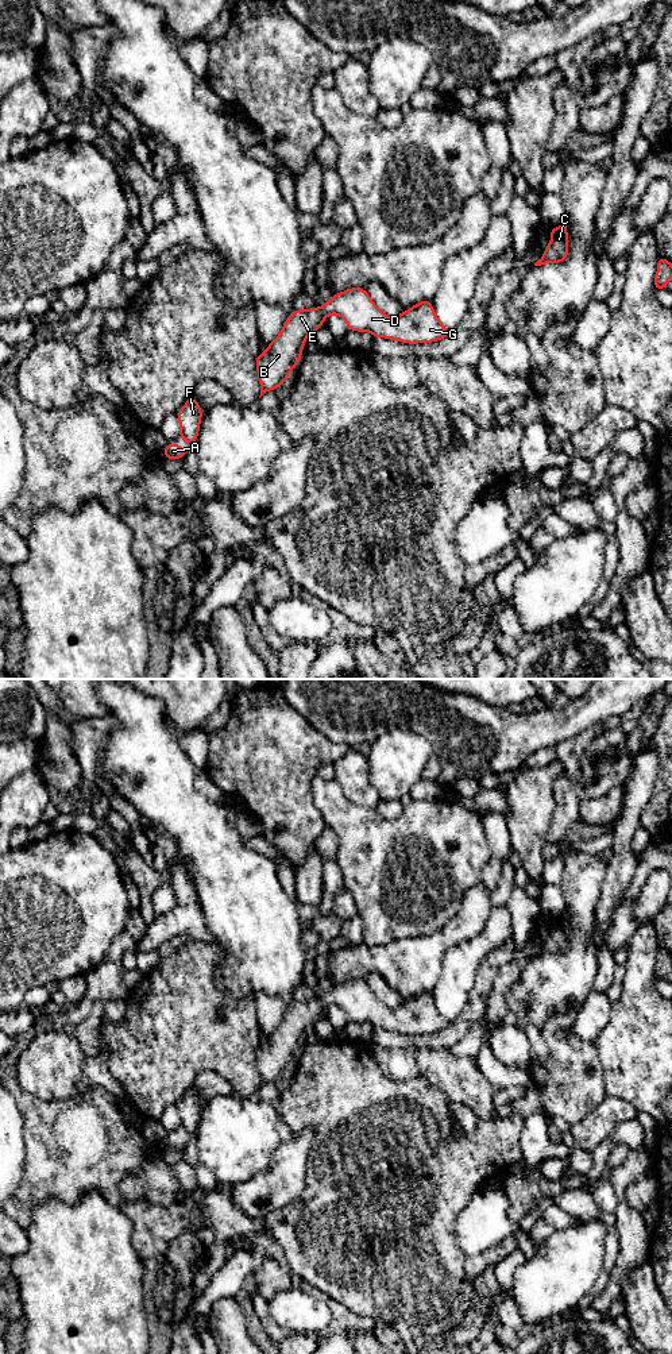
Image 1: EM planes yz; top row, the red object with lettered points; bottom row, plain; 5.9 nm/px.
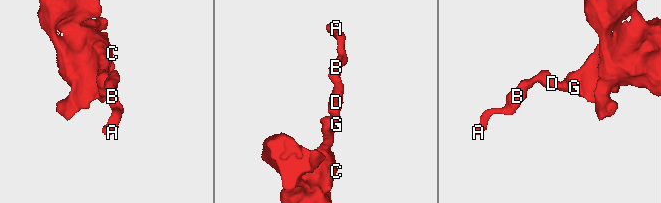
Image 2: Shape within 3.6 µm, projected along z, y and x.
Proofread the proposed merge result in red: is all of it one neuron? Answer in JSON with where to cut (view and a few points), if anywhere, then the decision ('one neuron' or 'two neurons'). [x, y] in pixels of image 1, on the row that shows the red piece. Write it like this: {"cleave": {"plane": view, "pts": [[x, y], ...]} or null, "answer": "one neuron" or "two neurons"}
{"cleave": null, "answer": "one neuron"}

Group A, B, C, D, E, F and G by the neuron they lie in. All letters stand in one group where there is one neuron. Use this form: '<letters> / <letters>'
A B C D E F G

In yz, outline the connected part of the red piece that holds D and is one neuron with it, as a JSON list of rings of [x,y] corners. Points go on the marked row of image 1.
[[[349,288],[333,294],[320,308],[297,309],[286,319],[278,336],[267,344],[267,351],[256,356],[259,398],[287,381],[301,360],[306,336],[314,335],[331,315],[339,315],[351,331],[368,331],[374,337],[408,344],[439,342],[451,332],[439,320],[430,300],[390,317],[375,305],[366,289]]]

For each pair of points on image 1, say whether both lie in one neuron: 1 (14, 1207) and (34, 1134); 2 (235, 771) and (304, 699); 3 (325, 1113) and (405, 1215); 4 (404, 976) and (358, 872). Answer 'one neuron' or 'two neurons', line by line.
1: one neuron
2: two neurons
3: one neuron
4: two neurons

